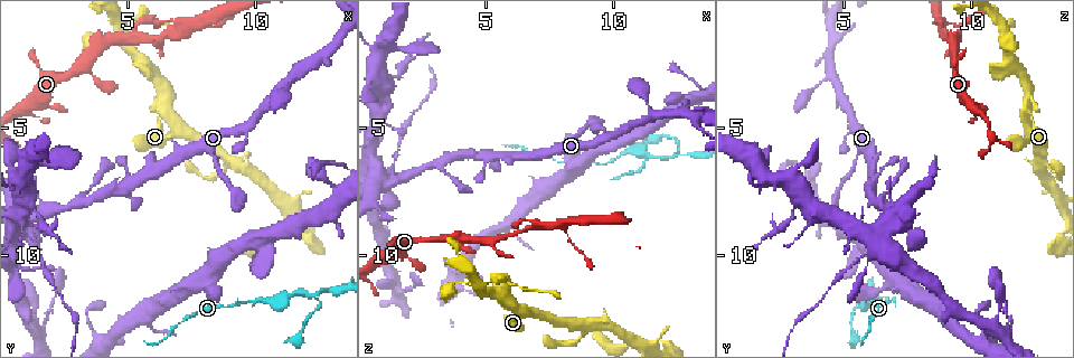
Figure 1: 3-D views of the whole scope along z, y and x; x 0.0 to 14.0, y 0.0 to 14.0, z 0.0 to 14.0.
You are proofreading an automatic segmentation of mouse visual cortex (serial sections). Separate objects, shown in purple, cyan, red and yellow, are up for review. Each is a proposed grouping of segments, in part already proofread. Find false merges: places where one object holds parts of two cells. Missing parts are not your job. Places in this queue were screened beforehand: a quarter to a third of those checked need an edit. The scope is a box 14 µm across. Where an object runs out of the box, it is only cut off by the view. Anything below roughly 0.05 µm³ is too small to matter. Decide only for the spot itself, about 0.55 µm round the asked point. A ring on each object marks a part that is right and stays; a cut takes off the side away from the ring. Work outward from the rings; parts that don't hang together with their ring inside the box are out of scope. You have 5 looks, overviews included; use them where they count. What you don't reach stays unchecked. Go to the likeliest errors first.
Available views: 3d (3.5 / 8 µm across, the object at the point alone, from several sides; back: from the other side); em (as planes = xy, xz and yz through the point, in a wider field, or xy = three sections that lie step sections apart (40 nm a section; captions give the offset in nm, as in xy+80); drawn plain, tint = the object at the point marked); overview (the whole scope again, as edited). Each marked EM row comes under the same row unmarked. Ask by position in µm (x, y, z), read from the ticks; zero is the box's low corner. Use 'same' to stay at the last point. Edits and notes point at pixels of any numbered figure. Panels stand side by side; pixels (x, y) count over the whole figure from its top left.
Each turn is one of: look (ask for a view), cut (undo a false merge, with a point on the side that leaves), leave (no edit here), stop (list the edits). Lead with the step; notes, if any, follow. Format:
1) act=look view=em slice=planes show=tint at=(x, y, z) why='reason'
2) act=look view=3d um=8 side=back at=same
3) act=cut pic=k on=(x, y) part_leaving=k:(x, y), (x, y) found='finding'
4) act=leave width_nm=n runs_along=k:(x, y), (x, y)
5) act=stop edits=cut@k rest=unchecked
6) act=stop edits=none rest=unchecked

act=look view=3d um=3.5 at=(12.2, 11.6, 6.2)

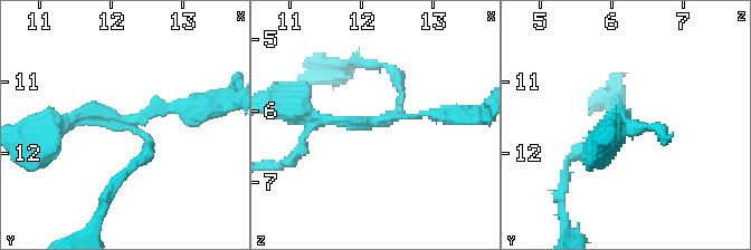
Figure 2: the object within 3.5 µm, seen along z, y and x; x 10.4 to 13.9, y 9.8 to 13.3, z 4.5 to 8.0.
act=look view=em slice=xy step=1 show=tint at=(12.20, 11.55, 6.20) arms=3 arm_widths_nm=100,150,150 why='shape alone is not enough'

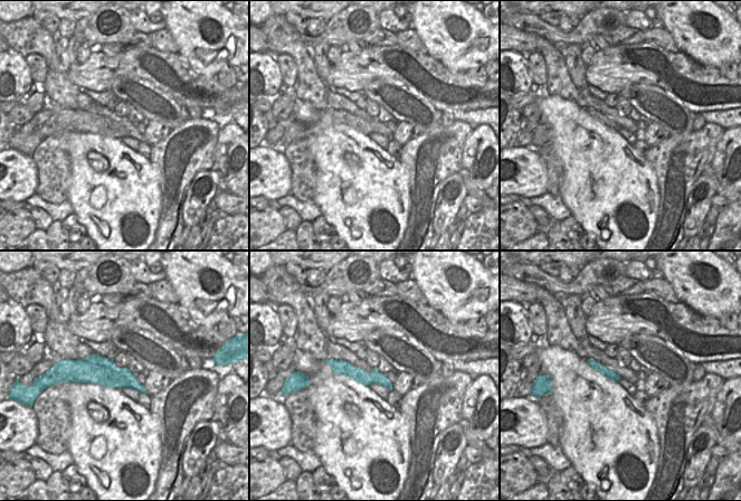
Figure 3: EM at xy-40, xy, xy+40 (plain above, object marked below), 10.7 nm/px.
act=cut pic=2 on=(399, 87) border=3:(81, 359), (120, 374), (133, 375) found='a second cell is stuck on'

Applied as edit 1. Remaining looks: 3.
act=look view=3d um=3.5 at=(3.2, 8.0, 6.3) why='two arms in line, one across'

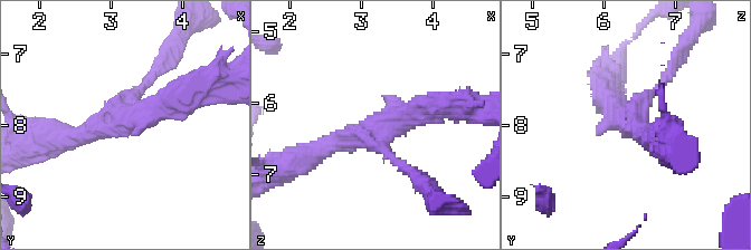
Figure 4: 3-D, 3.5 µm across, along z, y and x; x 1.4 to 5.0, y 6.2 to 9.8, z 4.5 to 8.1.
act=look view=em slice=xy step=3 show=tint at=(3.25, 7.85, 6.30) why='need the tissue'

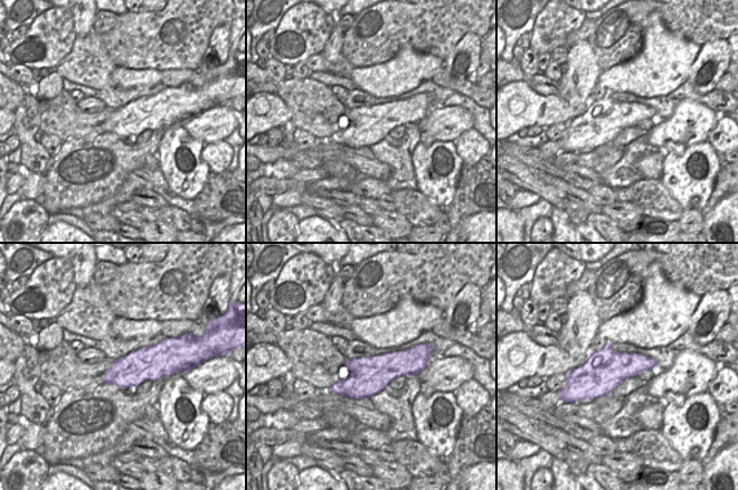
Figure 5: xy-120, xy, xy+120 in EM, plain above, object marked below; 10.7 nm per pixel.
act=leave arm_widths_nm=150,300,400 runs_along=4:(443, 105), (381, 122), (313, 156) found='one cell here'

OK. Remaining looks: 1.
act=stop edits=cut@2 rest=unchecked

